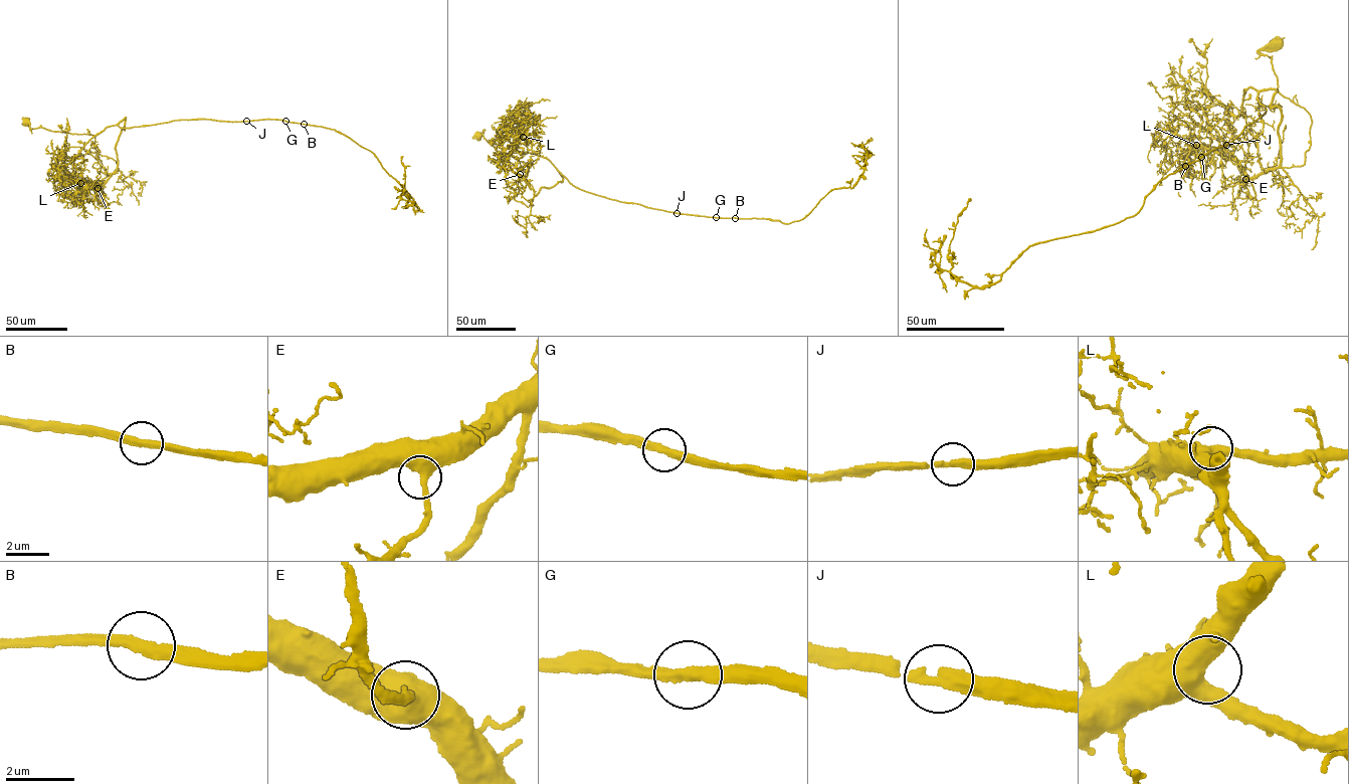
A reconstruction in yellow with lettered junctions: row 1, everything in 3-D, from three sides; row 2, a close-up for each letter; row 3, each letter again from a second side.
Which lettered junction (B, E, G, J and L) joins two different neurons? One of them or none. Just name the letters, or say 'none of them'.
none of them

